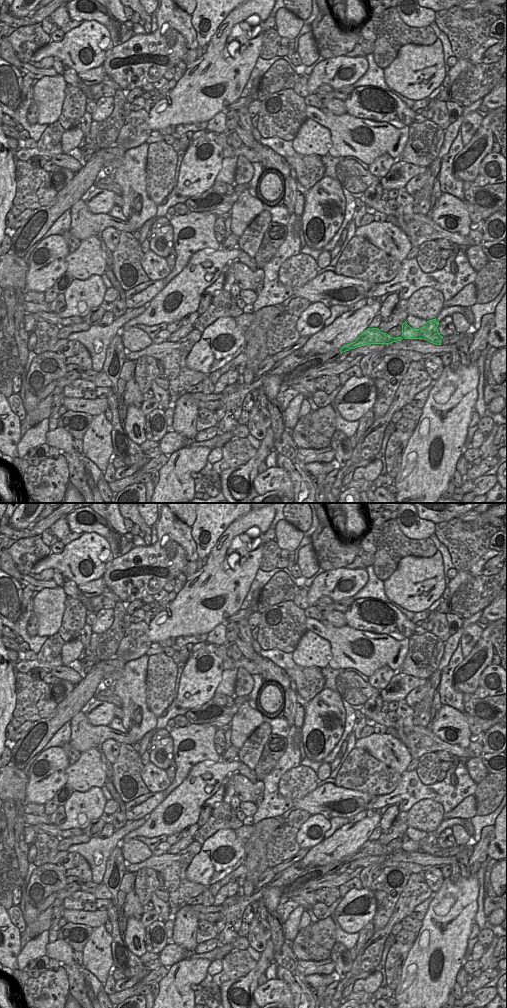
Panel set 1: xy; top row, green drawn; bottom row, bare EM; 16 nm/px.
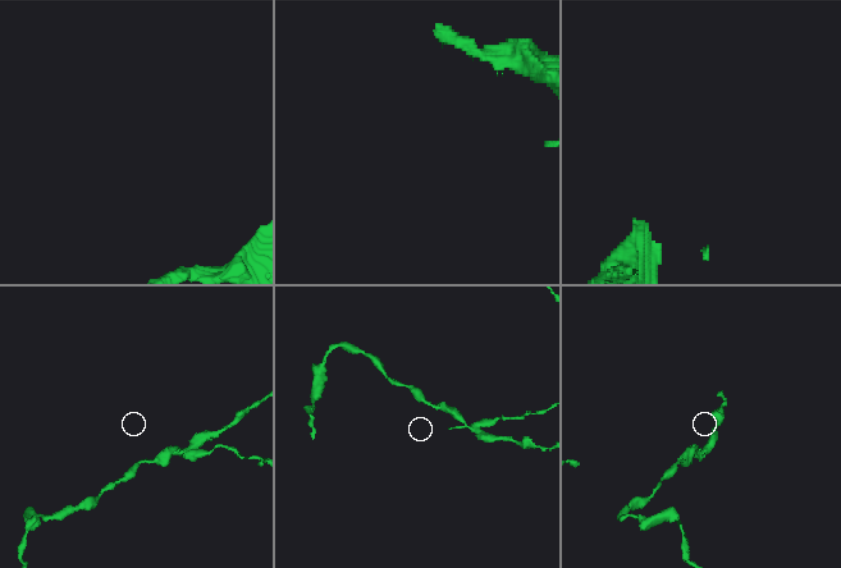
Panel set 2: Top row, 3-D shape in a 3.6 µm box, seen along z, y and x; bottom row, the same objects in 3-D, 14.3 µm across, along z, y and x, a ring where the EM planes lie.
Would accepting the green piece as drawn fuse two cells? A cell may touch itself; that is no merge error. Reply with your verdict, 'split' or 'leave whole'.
split

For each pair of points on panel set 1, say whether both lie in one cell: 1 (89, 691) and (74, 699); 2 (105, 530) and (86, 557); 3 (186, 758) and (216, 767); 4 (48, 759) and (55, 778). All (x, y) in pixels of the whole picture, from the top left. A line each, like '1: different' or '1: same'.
1: same
2: different
3: different
4: same

